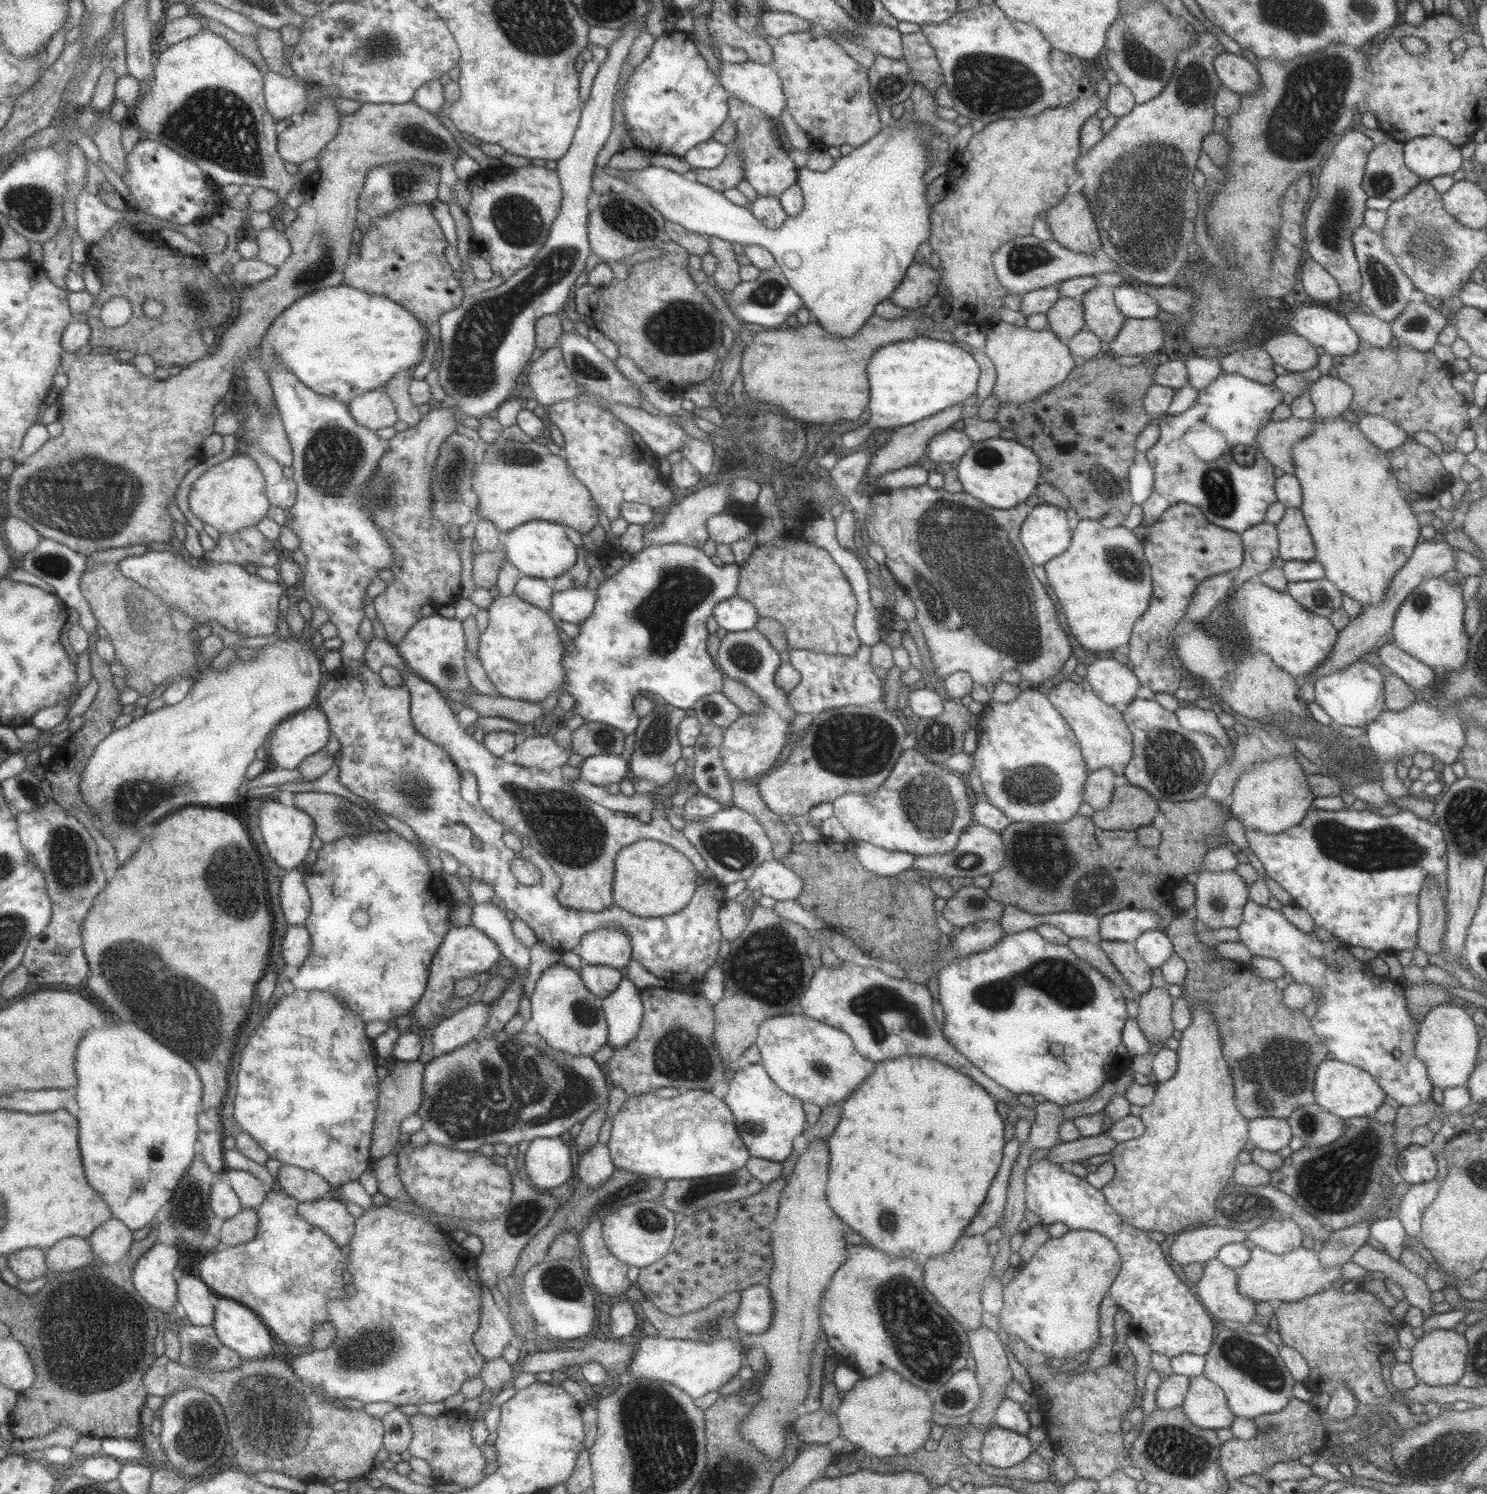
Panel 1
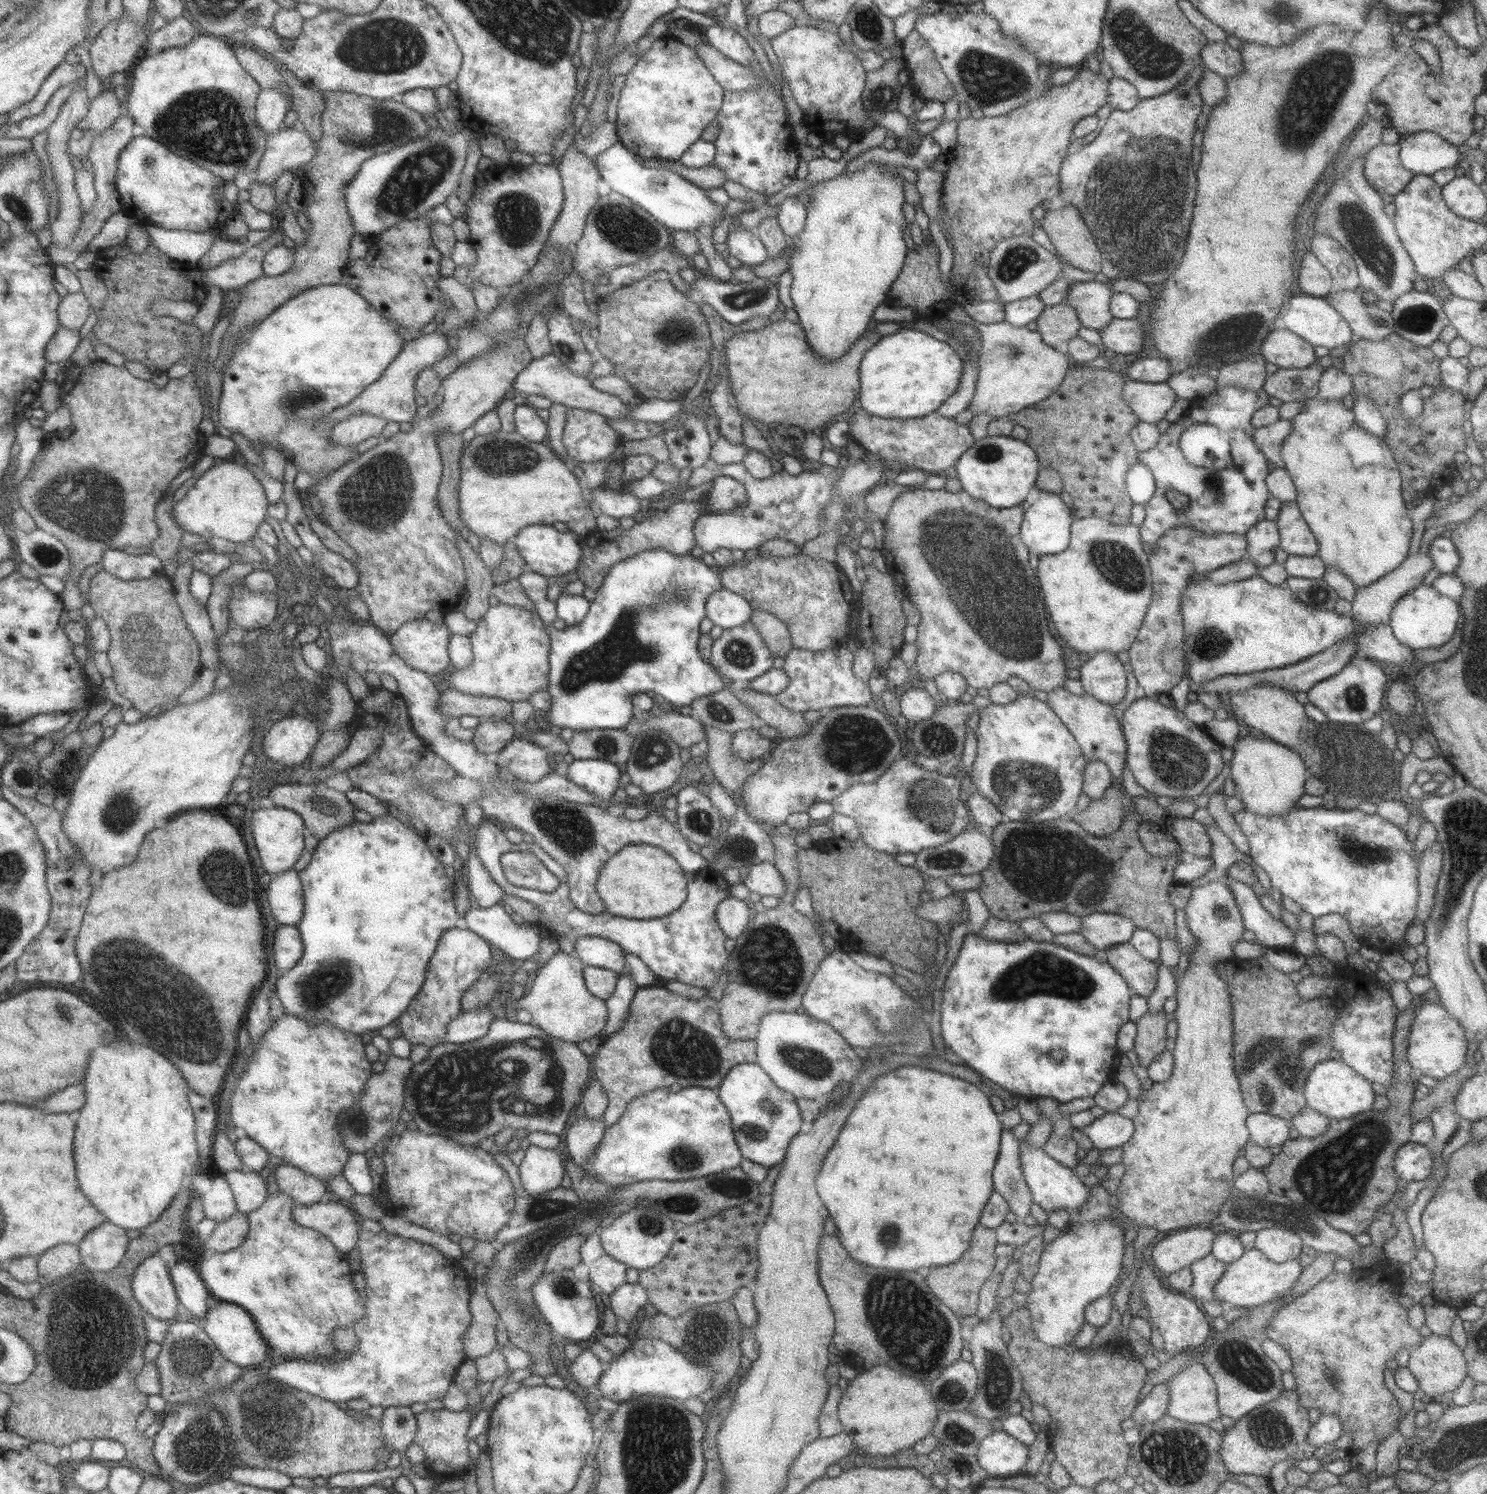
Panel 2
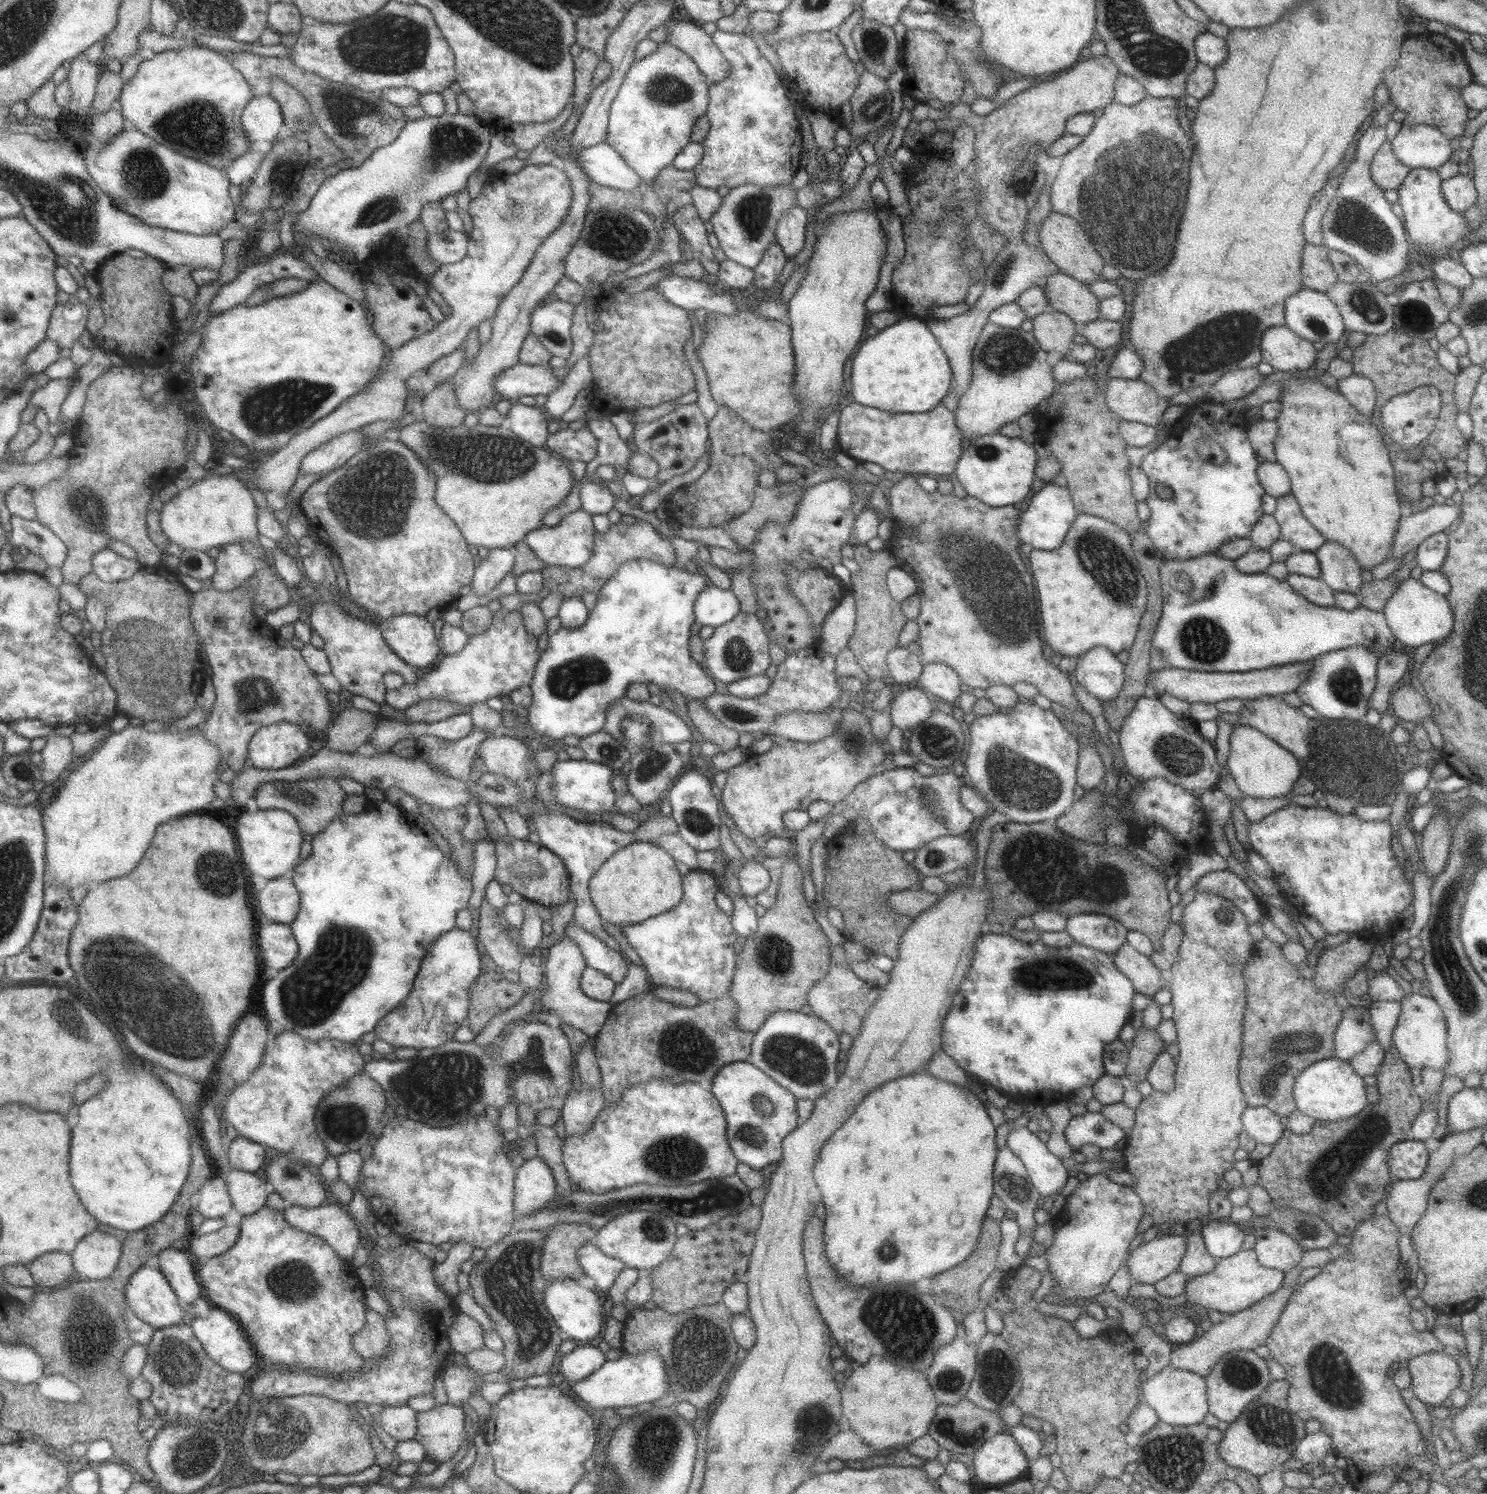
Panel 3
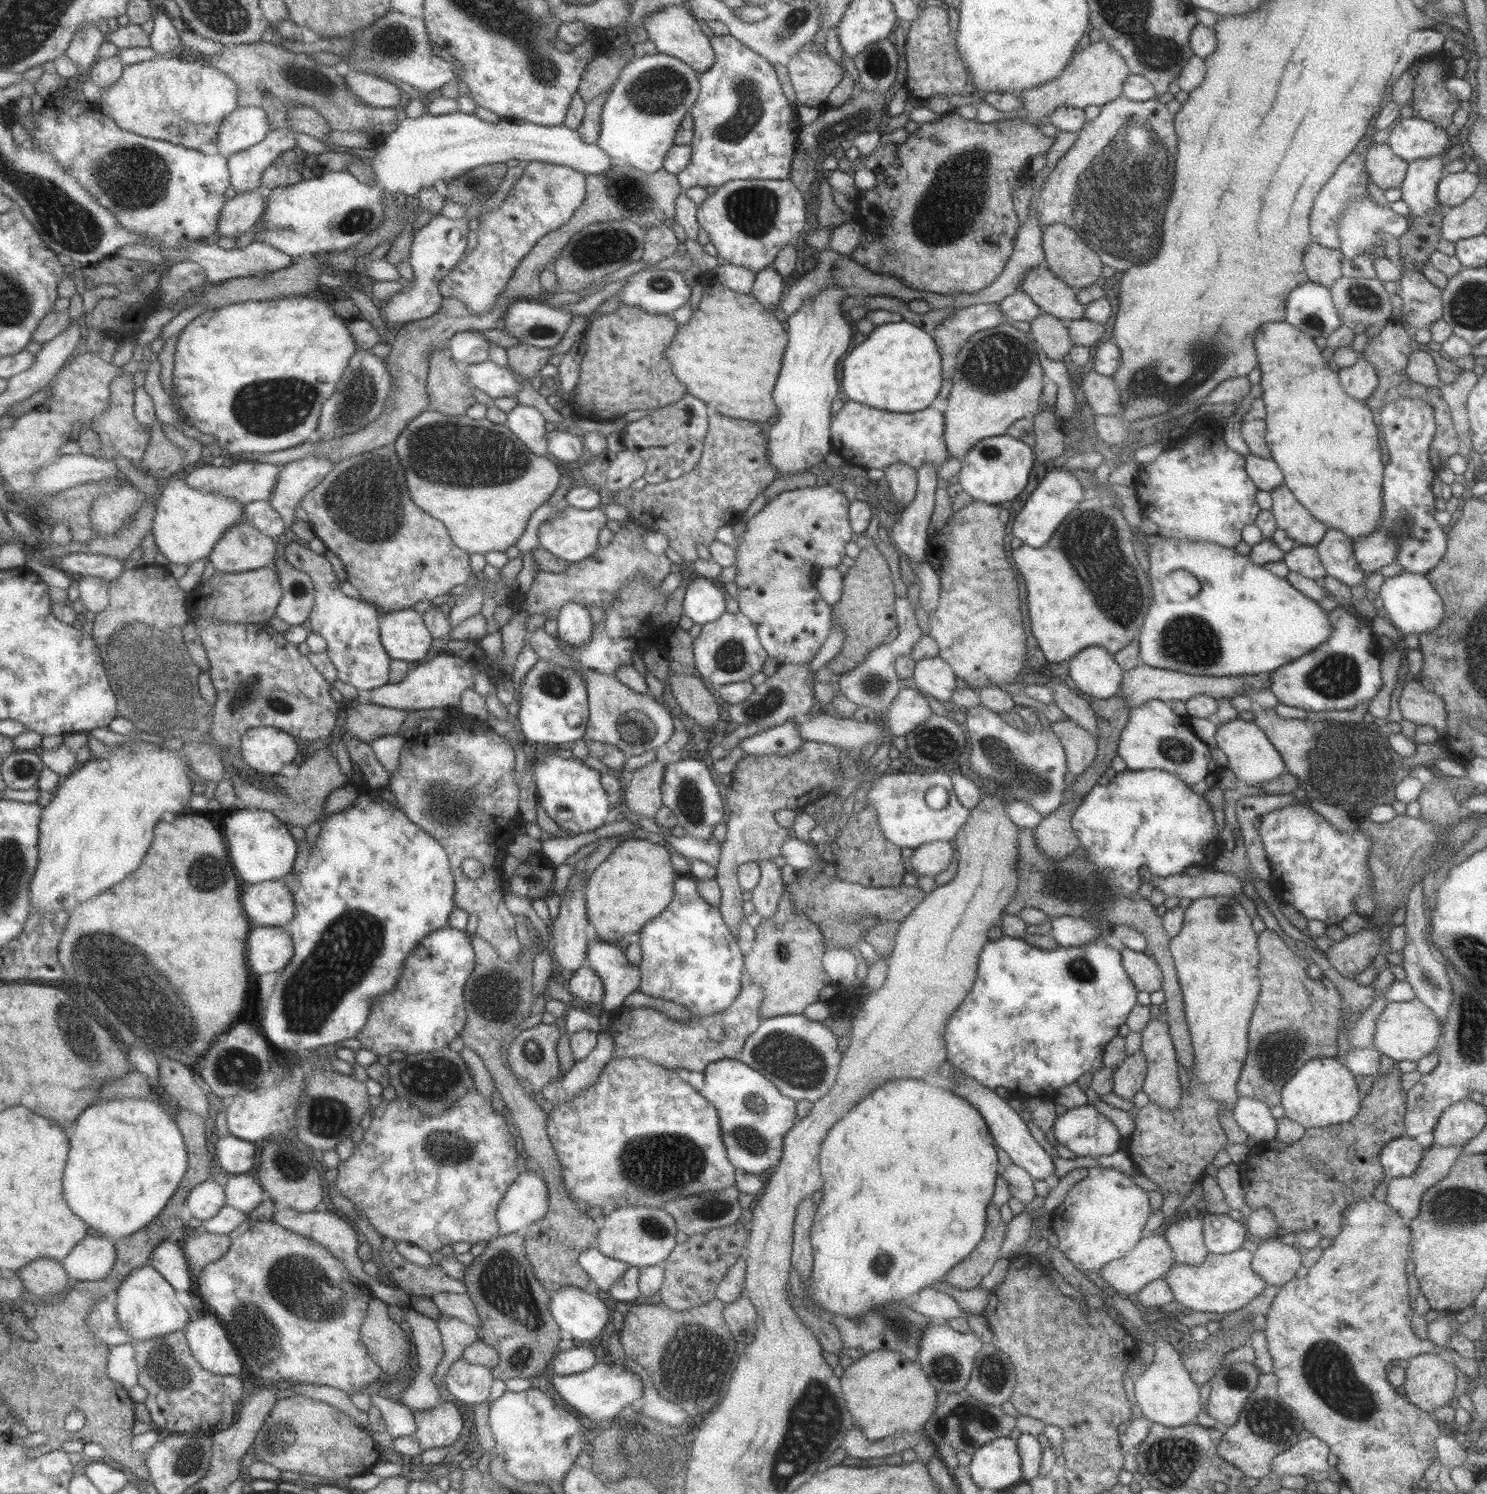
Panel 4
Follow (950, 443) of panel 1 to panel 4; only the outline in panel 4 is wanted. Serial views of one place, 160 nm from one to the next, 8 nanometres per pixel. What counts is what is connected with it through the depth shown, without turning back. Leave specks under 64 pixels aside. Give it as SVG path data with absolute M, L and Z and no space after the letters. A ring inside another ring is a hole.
M849 400L831 418L832 452L840 455L845 463L866 470L884 470L889 464L898 461L915 469L929 462L938 470L950 458L944 431L945 415L932 407L910 413L890 412Z

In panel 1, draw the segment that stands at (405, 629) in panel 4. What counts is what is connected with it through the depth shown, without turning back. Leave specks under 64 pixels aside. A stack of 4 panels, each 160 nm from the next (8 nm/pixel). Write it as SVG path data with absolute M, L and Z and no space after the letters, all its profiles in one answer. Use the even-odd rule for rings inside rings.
M436 612L429 617L421 618L407 637L397 645L414 672L422 675L444 692L457 691L468 696L471 694L468 689L472 686L466 665L466 656L469 651L466 646L468 639L463 620L457 617L446 618Z

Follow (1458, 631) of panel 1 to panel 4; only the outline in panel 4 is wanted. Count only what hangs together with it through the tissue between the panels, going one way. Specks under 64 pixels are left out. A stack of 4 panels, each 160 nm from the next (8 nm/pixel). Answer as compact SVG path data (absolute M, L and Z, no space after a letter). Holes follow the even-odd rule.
M1406 571L1393 577L1386 577L1379 594L1384 604L1383 614L1390 619L1402 636L1431 631L1444 618L1445 604L1426 575Z

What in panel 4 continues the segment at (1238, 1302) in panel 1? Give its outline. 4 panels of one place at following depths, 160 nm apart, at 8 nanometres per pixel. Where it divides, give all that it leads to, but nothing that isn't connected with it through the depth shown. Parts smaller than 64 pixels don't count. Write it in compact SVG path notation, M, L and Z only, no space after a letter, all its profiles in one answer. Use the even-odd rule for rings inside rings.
M1184 1218L1168 1225L1164 1237L1172 1247L1176 1263L1198 1266L1210 1253L1203 1238L1203 1220Z

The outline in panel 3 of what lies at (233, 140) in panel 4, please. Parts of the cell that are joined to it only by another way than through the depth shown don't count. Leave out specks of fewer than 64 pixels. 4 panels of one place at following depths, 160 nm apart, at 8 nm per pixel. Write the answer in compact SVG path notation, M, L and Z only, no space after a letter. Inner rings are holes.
M273 95L258 96L247 106L243 114L243 125L252 149L269 153L274 143L286 134L283 106Z

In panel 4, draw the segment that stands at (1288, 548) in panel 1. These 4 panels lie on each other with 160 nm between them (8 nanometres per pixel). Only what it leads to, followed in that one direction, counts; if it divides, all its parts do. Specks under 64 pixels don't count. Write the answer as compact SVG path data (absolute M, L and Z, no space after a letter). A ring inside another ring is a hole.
M1285 484L1272 489L1271 497L1271 511L1277 526L1285 530L1296 544L1316 546L1323 539L1327 526L1300 504Z

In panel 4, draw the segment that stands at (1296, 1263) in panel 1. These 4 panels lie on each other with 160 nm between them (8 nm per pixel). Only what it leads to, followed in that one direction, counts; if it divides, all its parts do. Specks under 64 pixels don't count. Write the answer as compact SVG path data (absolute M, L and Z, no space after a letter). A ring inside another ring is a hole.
M1243 1247L1234 1253L1214 1254L1208 1256L1198 1266L1184 1263L1174 1263L1165 1274L1168 1288L1174 1293L1174 1300L1183 1307L1196 1312L1223 1314L1236 1312L1244 1308L1250 1300L1258 1296L1267 1285L1251 1267L1253 1254Z

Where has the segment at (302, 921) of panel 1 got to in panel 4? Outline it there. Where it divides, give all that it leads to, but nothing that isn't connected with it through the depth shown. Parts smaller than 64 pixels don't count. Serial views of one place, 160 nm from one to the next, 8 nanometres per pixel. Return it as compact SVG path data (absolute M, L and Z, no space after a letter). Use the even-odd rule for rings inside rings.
M285 879L253 884L243 901L251 926L286 926L298 913L296 893Z

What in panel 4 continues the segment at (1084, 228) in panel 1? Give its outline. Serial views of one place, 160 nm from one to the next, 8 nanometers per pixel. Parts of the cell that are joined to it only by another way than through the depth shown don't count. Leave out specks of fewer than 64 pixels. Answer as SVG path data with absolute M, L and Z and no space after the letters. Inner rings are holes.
M1061 223L1052 224L1044 229L1043 250L1048 262L1047 268L1060 281L1077 290L1095 285L1105 266L1092 247L1086 245L1074 230Z

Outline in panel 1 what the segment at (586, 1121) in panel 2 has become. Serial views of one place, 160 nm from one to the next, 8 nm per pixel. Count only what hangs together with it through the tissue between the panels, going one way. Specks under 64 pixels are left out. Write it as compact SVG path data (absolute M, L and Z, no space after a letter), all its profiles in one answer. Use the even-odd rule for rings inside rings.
M598 1141L596 1145L586 1149L578 1160L578 1172L582 1184L586 1184L592 1192L606 1180L616 1170L610 1158L609 1148Z

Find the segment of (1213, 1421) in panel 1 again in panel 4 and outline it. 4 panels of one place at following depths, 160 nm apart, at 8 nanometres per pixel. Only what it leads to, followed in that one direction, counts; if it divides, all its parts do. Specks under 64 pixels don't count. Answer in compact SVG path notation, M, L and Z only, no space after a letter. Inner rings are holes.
M1159 1334L1154 1335L1153 1339L1155 1349L1153 1362L1147 1370L1133 1379L1135 1397L1143 1416L1148 1420L1150 1428L1154 1423L1174 1428L1196 1422L1196 1418L1201 1412L1200 1386L1193 1382L1179 1351L1163 1340Z

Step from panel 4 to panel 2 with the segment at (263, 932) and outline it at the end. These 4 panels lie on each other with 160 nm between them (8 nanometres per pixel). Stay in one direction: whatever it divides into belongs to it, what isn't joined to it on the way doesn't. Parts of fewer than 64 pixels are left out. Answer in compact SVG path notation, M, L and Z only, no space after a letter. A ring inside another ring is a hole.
M299 925L279 926L276 935L271 938L271 946L275 949L277 965L284 972L299 966L306 952L306 943Z

